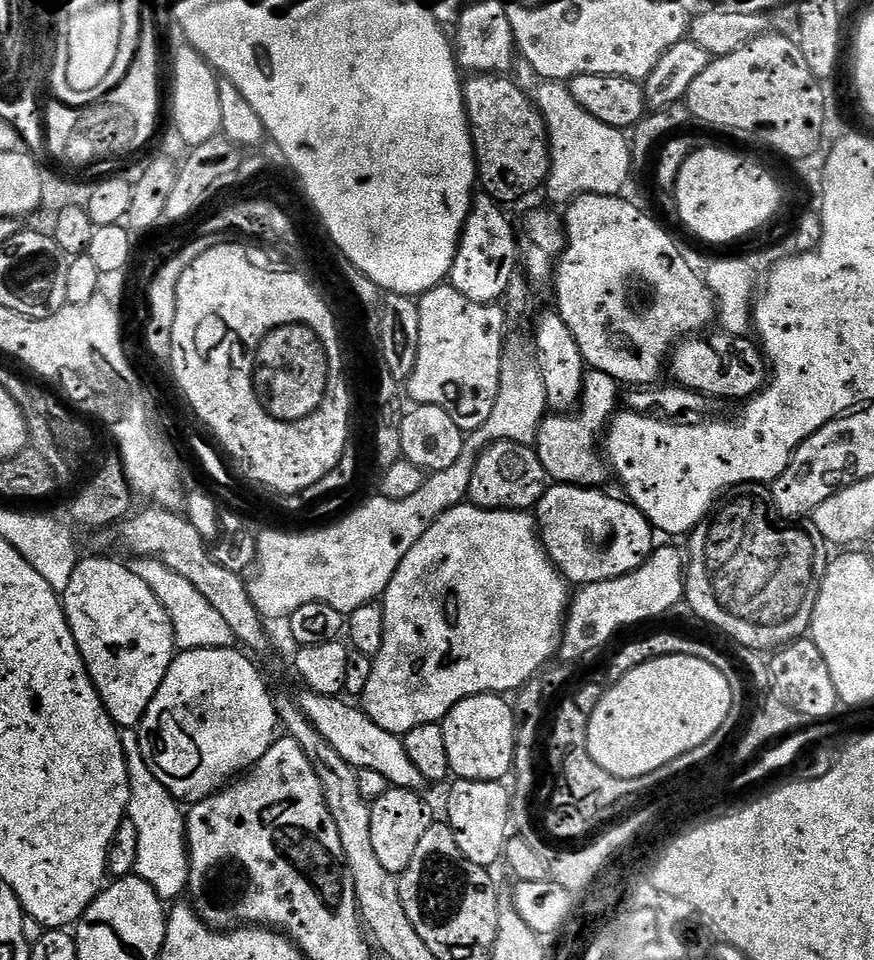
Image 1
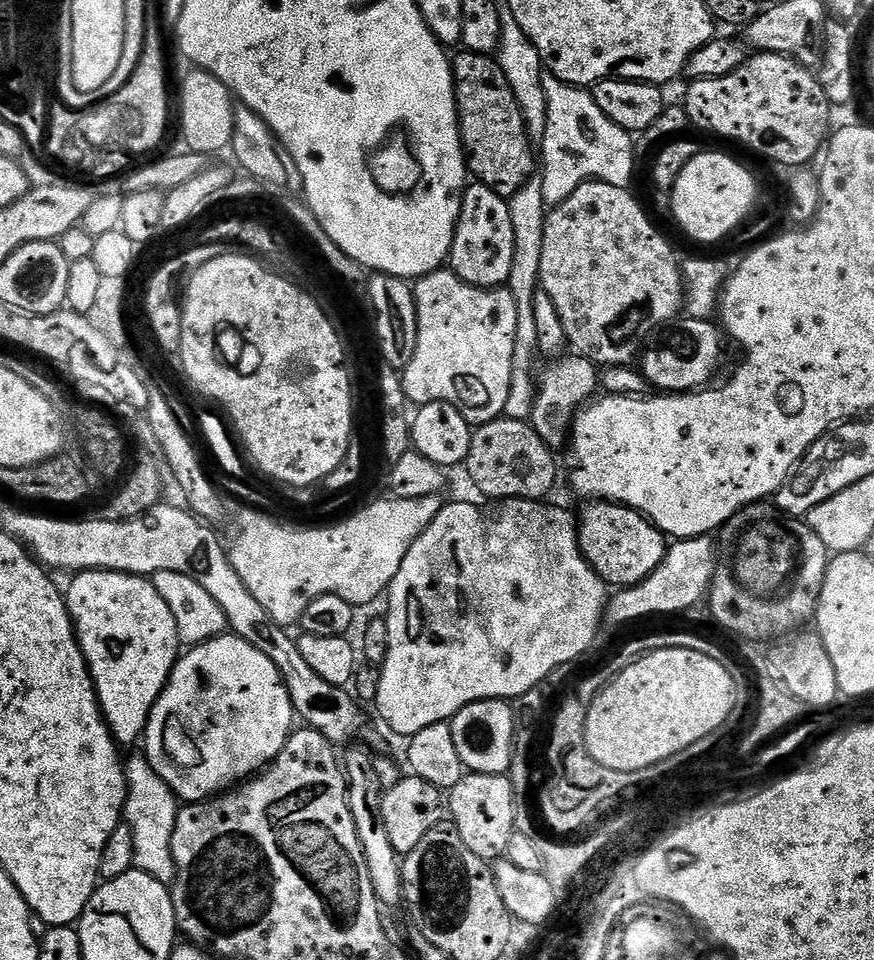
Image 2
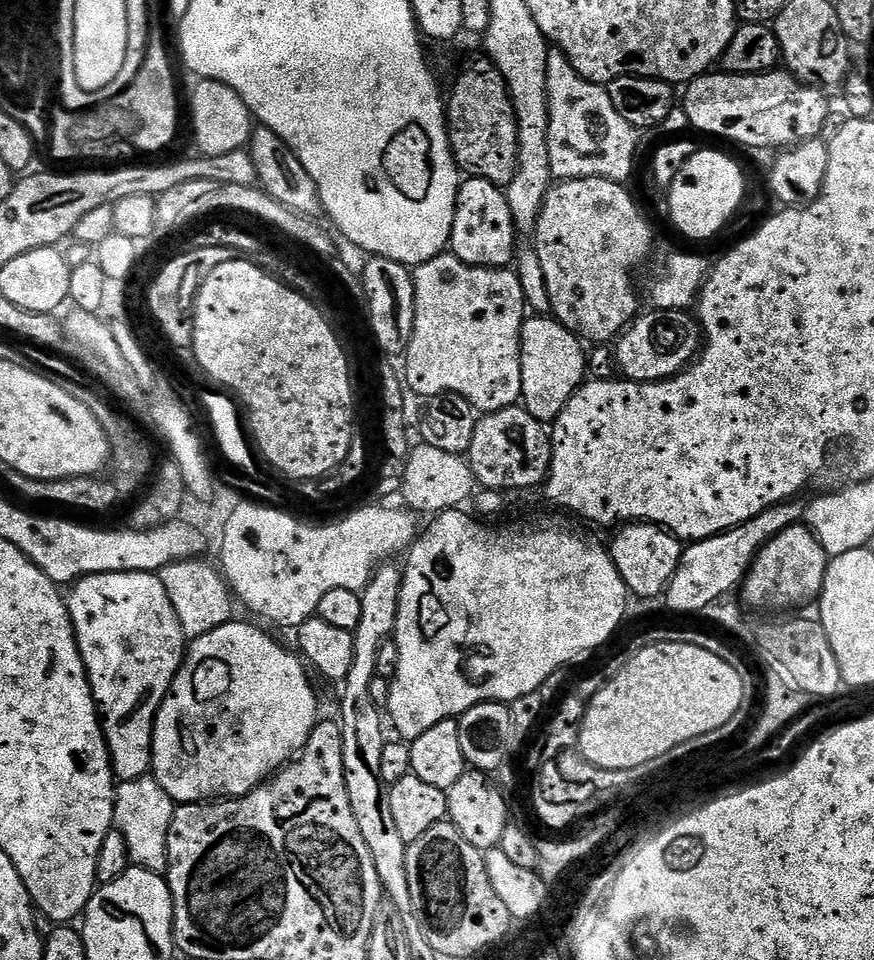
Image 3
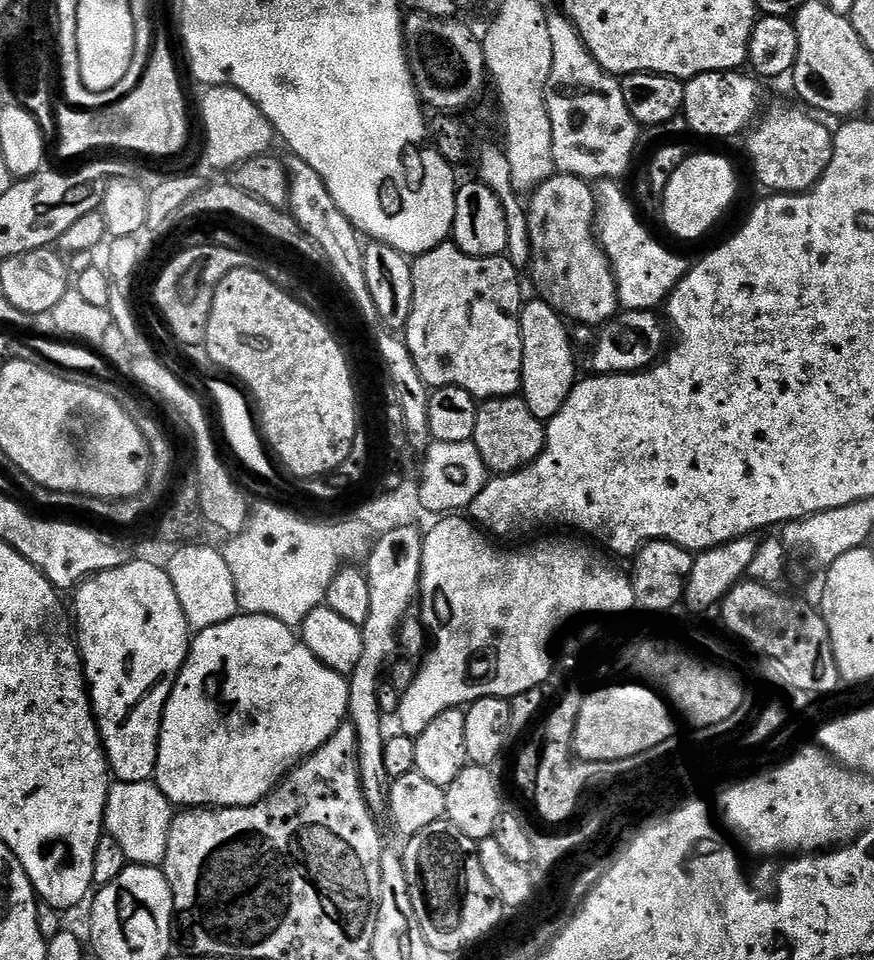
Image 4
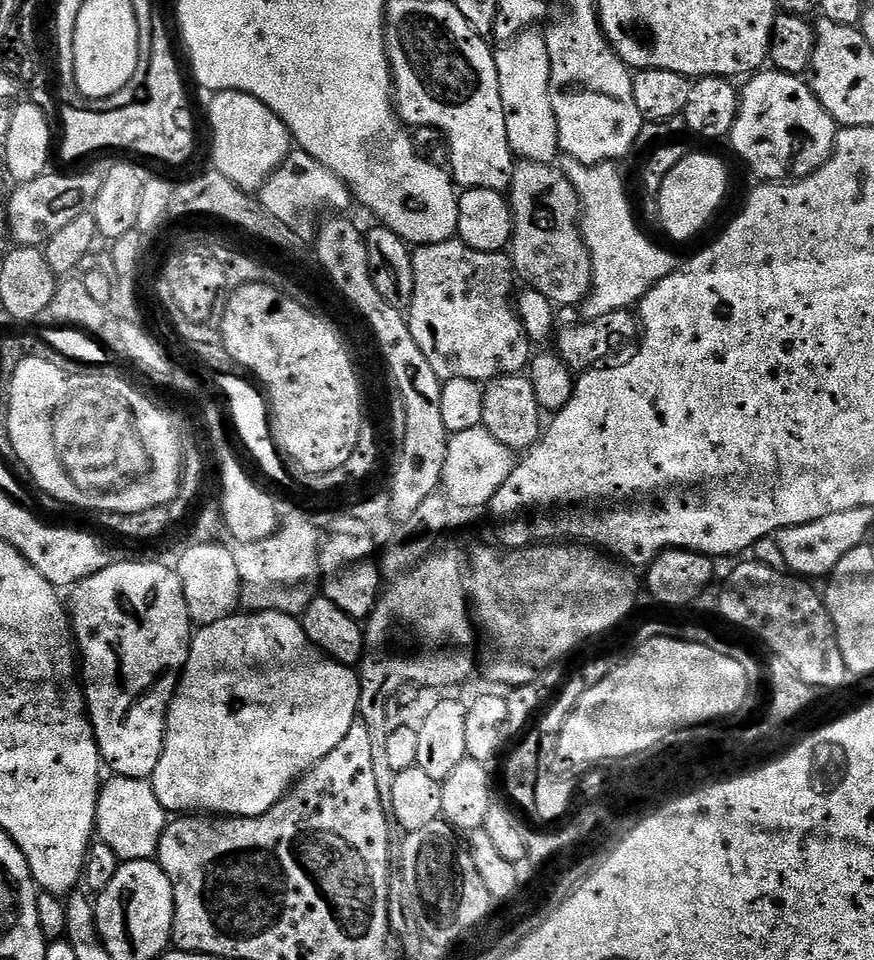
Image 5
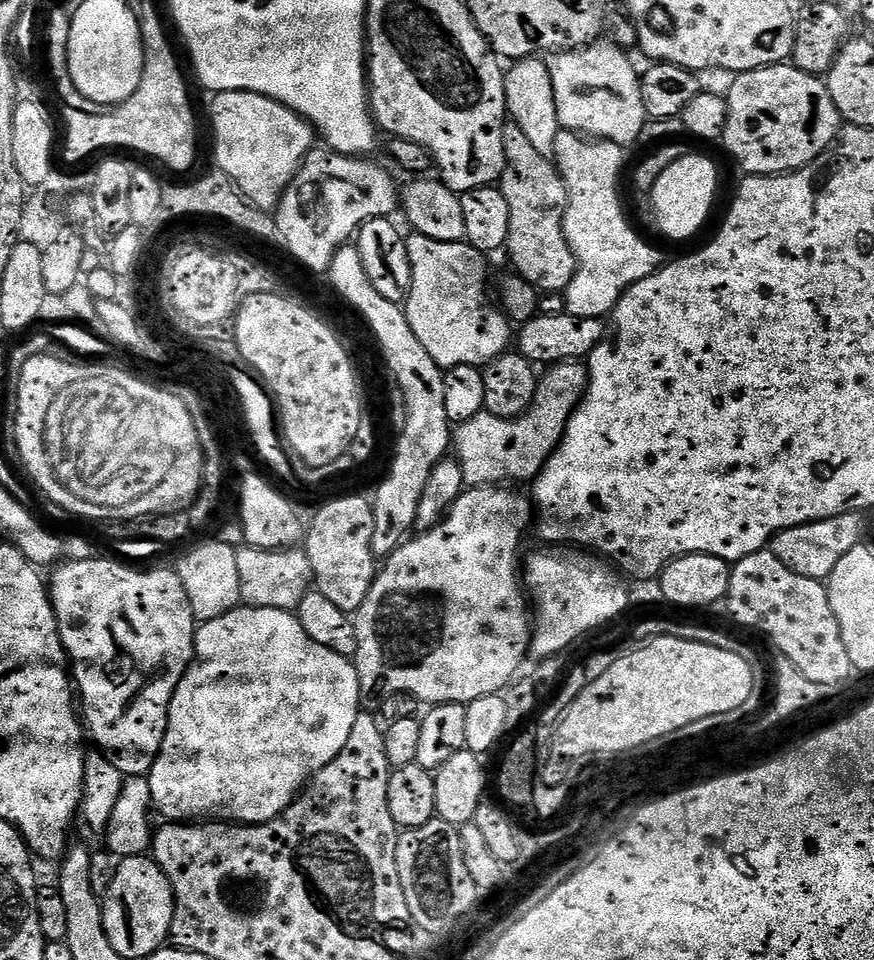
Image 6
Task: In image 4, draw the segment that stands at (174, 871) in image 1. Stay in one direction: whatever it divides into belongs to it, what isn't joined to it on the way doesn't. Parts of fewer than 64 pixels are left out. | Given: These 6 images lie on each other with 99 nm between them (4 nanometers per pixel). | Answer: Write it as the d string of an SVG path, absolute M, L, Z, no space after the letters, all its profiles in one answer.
M116 782L108 789L104 827L107 835L122 846L129 865L154 868L163 865L166 858L173 815L174 806L155 782Z

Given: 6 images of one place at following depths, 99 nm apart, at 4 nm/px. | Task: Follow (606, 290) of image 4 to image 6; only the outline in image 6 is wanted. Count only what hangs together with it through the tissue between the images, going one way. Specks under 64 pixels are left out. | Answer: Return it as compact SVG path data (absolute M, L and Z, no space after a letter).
M508 126L504 129L504 173L500 176L498 187L503 192L506 202L510 206L510 234L506 245L506 253L512 259L515 275L521 276L526 282L530 282L530 286L534 286L537 292L547 294L547 292L556 292L563 294L570 286L570 282L576 273L576 259L570 250L570 246L566 242L566 234L564 233L564 215L566 214L566 206L568 205L568 191L564 185L564 180L560 177L560 172L556 169L555 163L549 157L538 154L538 150L534 150L534 145L526 136L522 134L522 130L515 126Z

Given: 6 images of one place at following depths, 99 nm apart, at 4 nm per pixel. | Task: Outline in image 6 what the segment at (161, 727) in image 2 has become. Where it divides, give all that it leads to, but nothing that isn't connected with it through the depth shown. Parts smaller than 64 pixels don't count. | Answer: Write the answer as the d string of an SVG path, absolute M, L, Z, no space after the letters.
M237 606L222 614L222 618L205 620L196 629L196 655L192 657L192 664L186 670L182 682L178 682L174 690L174 698L168 707L164 741L152 771L146 777L150 782L153 809L159 815L161 812L165 816L163 819L168 822L235 822L245 826L264 824L286 811L313 774L326 766L326 762L334 762L334 758L338 758L361 711L360 683L355 663L349 657L334 654L334 650L326 650L326 646L314 642L314 638L310 638L310 634L302 630L302 622L295 611Z

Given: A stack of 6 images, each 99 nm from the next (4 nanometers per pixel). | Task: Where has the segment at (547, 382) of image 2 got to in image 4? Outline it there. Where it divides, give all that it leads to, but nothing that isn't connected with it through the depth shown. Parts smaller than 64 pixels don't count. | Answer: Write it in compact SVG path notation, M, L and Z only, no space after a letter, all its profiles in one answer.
M533 298L520 310L520 333L522 334L522 374L520 392L530 406L530 414L542 421L550 421L562 410L572 387L578 382L576 376L576 352L572 349L572 336L565 317L553 310L542 299Z

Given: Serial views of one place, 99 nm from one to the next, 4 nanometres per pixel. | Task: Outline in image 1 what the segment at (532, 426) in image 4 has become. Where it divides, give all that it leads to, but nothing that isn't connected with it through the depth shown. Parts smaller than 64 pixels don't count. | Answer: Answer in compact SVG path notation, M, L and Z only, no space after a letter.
M503 440L491 444L477 458L470 478L468 500L478 508L506 508L514 512L535 509L550 481L535 447Z

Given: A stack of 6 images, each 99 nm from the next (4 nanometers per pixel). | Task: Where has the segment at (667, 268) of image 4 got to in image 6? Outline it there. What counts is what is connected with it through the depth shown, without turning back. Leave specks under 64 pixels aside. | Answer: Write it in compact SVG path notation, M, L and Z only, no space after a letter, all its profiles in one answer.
M561 131L554 142L551 159L564 180L568 191L568 205L564 215L564 233L566 242L576 259L576 273L570 286L562 294L563 307L578 318L608 318L616 311L617 302L642 278L650 278L662 266L660 252L651 248L624 217L624 208L620 205L620 171L624 168L625 149L609 140L593 140L581 136L578 132Z

